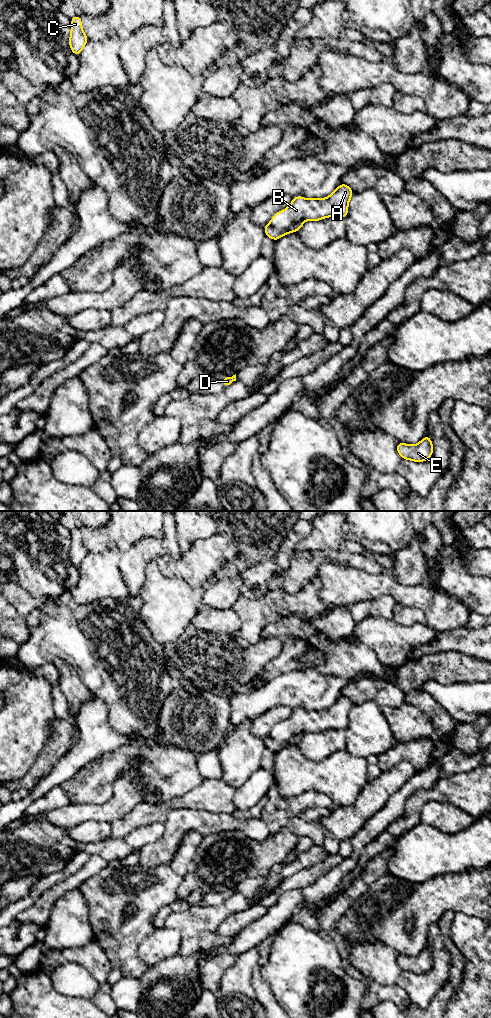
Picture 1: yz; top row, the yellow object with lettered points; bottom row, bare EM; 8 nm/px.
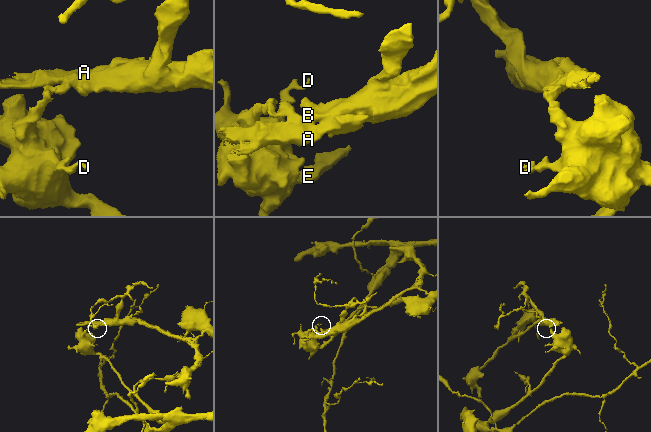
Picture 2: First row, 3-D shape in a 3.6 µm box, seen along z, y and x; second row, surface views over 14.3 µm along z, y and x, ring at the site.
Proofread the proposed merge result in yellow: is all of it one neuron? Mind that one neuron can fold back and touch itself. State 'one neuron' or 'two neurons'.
two neurons

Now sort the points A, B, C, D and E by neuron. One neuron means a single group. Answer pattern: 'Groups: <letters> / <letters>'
Groups: A B C / D E

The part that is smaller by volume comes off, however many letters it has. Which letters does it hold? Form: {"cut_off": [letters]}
{"cut_off": ["A", "B", "C"]}

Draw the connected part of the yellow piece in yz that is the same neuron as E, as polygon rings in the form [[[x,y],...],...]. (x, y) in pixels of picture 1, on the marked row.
[[[426,435],[416,445],[397,443],[397,452],[403,459],[423,462],[432,456],[433,444],[428,435]]]

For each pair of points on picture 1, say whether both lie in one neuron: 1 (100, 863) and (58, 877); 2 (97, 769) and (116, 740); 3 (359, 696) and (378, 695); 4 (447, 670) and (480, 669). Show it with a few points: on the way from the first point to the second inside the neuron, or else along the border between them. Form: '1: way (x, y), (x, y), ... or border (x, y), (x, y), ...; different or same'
1: border (91, 855), (77, 871), (59, 883); different
2: border (129, 744), (118, 746), (87, 765); different
3: way (364, 695), (373, 695); same
4: way (455, 669), (472, 669); same

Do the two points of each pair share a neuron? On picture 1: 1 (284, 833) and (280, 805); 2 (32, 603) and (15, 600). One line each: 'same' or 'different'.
1: different
2: same

